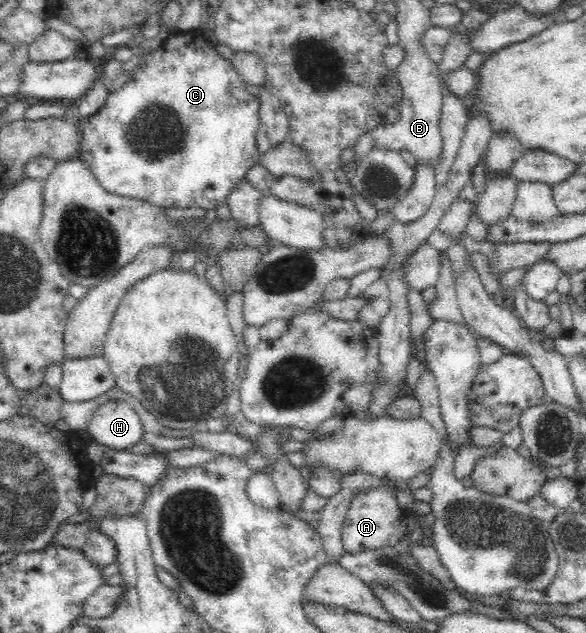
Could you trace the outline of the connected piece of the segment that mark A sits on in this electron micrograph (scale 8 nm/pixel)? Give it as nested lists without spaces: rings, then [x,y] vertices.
[[[372,487],[358,491],[351,500],[350,508],[342,524],[342,546],[345,552],[355,553],[380,549],[398,544],[403,536],[400,521],[404,511],[396,503],[396,490],[388,487]]]

